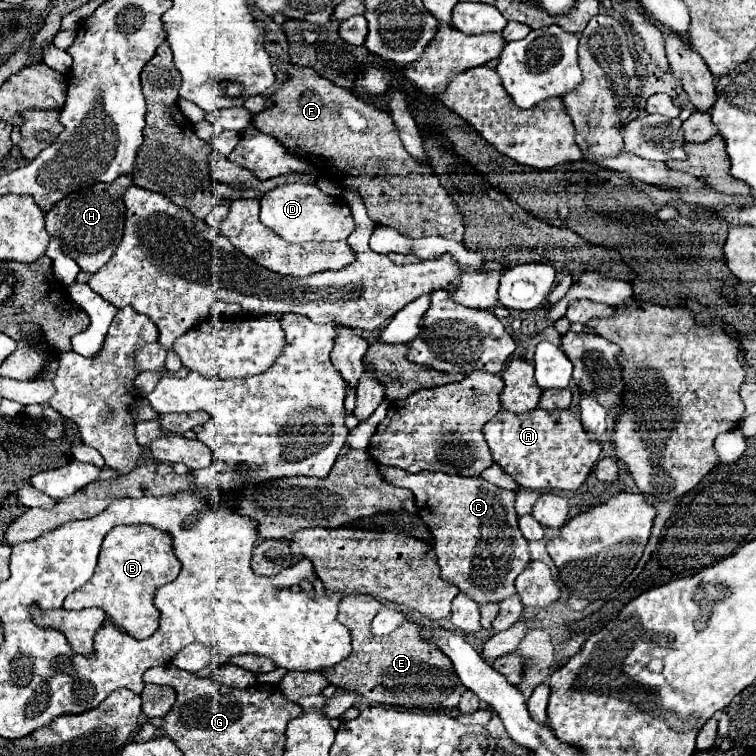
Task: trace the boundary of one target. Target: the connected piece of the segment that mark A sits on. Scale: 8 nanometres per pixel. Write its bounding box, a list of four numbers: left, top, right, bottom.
[484,409,602,489]

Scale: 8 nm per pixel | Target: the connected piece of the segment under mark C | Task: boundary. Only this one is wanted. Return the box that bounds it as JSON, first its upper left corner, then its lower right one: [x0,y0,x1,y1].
[380,467,530,605]

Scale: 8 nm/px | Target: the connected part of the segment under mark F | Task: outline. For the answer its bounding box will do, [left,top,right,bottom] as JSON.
[254,61,464,241]

